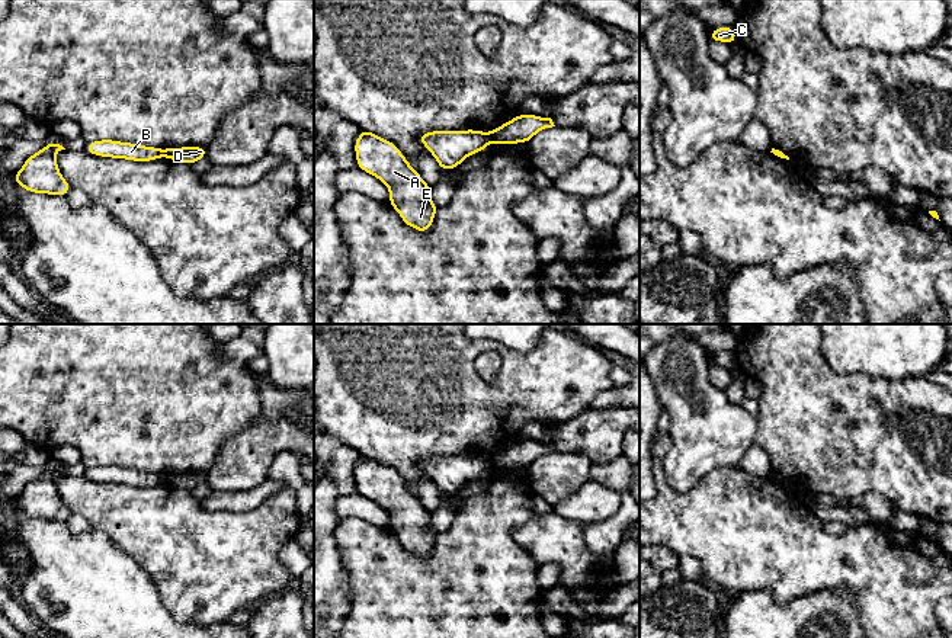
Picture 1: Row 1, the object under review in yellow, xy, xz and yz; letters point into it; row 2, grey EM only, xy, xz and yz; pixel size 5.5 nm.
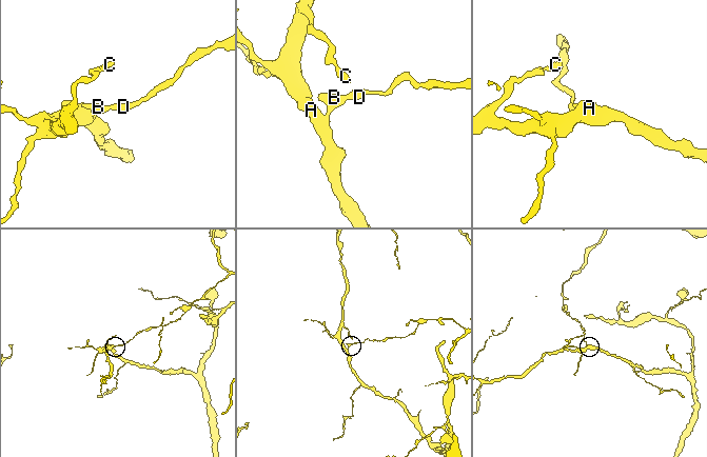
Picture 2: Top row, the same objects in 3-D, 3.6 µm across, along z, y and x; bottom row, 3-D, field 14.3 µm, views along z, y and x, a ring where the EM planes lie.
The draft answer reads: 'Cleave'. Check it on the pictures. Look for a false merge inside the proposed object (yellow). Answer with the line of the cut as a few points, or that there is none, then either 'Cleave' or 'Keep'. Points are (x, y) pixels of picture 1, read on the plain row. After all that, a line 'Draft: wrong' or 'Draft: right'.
Split along xz (489, 459), (491, 467). Cleave
Draft: right

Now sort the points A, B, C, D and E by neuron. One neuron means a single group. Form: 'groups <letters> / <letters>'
groups A B C E / D

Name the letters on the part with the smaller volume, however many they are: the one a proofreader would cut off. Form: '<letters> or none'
D

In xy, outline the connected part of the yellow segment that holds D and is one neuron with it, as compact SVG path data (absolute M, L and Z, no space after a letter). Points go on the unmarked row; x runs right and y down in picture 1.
M170 472L164 475L164 482L190 491L198 485L206 484L206 472Z

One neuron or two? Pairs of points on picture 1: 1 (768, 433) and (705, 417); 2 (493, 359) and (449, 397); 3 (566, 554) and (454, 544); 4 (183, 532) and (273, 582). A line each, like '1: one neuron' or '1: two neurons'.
1: two neurons
2: two neurons
3: two neurons
4: one neuron

